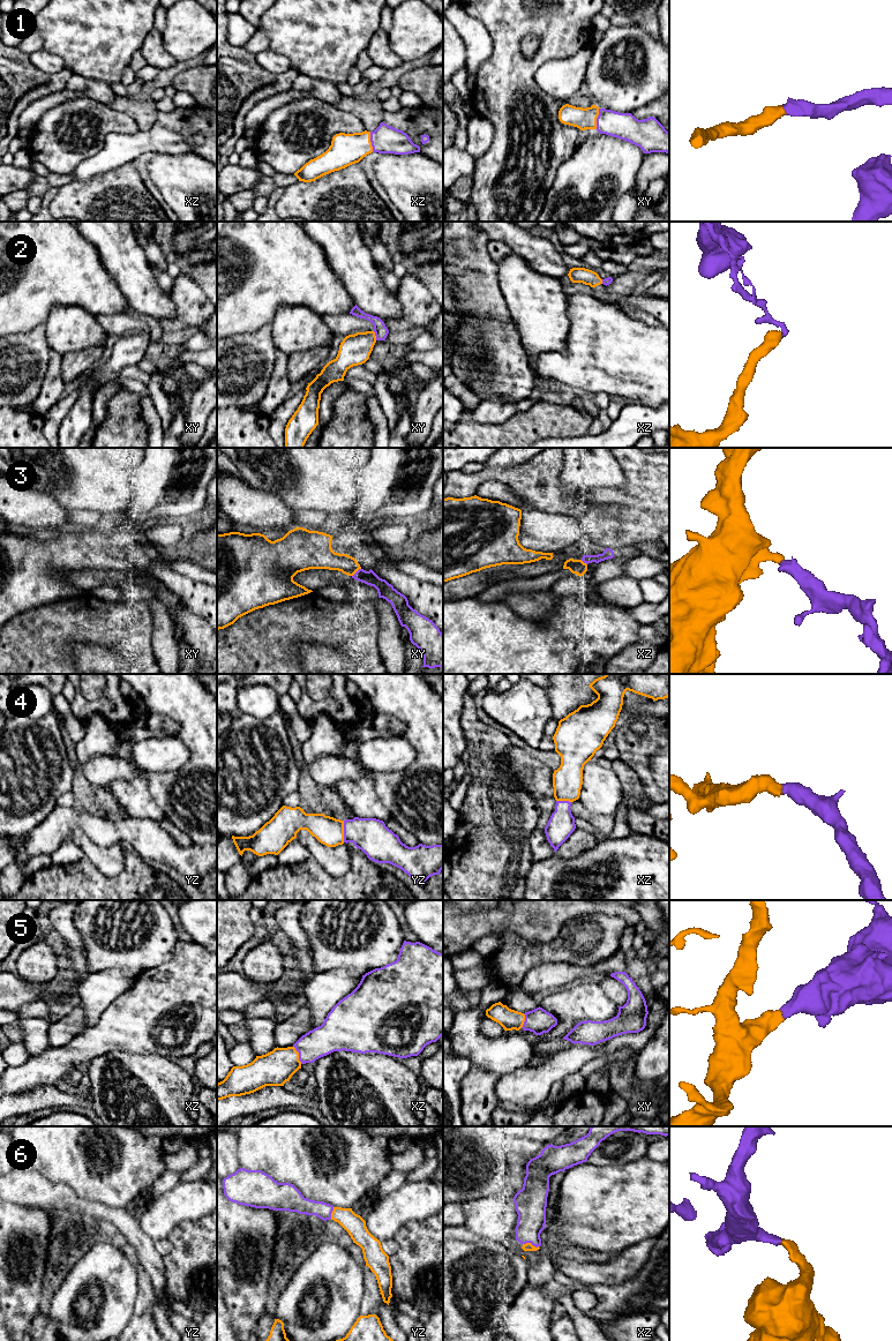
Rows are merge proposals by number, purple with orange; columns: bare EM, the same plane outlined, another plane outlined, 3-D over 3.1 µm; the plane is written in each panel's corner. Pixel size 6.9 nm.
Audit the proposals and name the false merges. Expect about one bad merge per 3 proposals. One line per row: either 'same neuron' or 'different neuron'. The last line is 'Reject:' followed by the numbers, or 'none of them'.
1: same neuron
2: same neuron
3: different neuron
4: same neuron
5: same neuron
6: same neuron
Reject: 3

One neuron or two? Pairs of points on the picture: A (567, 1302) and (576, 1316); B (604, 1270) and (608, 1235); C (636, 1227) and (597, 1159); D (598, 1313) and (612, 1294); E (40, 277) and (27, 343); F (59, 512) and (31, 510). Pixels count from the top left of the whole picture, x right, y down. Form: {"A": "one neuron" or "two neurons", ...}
{"A": "one neuron", "B": "two neurons", "C": "two neurons", "D": "one neuron", "E": "two neurons", "F": "one neuron"}

